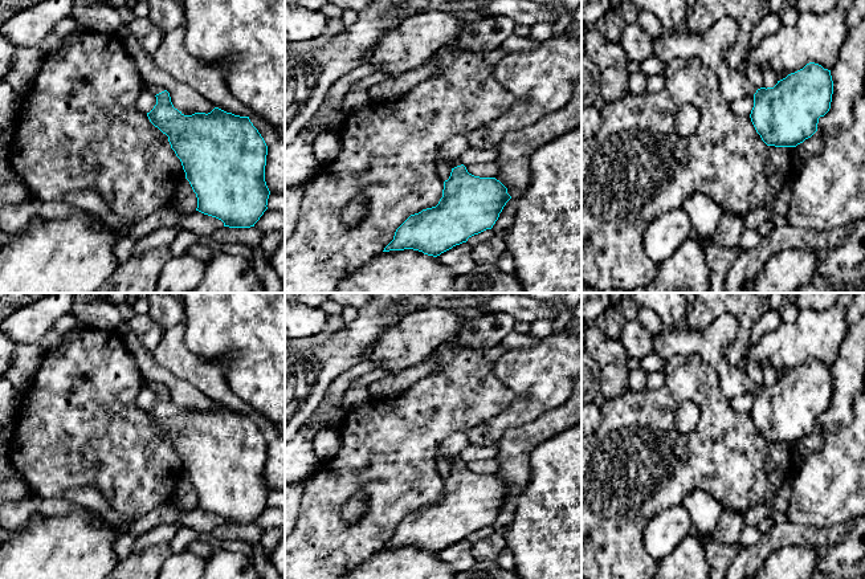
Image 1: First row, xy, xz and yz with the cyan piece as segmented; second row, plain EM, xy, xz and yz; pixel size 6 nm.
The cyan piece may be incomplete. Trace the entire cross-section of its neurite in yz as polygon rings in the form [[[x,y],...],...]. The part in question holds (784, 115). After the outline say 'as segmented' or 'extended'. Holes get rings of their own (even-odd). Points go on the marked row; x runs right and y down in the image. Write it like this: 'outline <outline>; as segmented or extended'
outline [[[730,17],[721,19],[703,34],[664,30],[653,38],[653,56],[662,64],[672,58],[701,60],[717,73],[726,102],[754,98],[750,118],[767,146],[796,147],[817,131],[819,118],[831,109],[831,70],[809,62],[774,87],[758,89],[744,73],[726,64],[726,52],[737,36],[738,25]]]; extended

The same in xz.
outline [[[465,135],[440,146],[438,152],[452,164],[450,176],[444,182],[442,197],[436,207],[411,215],[383,252],[413,249],[437,257],[493,228],[511,196],[495,178],[468,172],[460,158],[469,148]]]; extended

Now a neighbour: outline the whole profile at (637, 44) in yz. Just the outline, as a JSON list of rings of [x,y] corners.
[[[632,23],[623,30],[619,44],[629,62],[641,64],[653,56],[653,38],[637,23]]]

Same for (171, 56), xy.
[[[185,26],[174,28],[163,34],[152,60],[176,81],[191,86],[216,107],[240,117],[249,117],[250,110],[230,93],[223,70],[192,57],[184,45]]]

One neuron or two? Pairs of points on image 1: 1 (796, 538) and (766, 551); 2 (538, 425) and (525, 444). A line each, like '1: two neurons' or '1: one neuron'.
1: one neuron
2: one neuron

